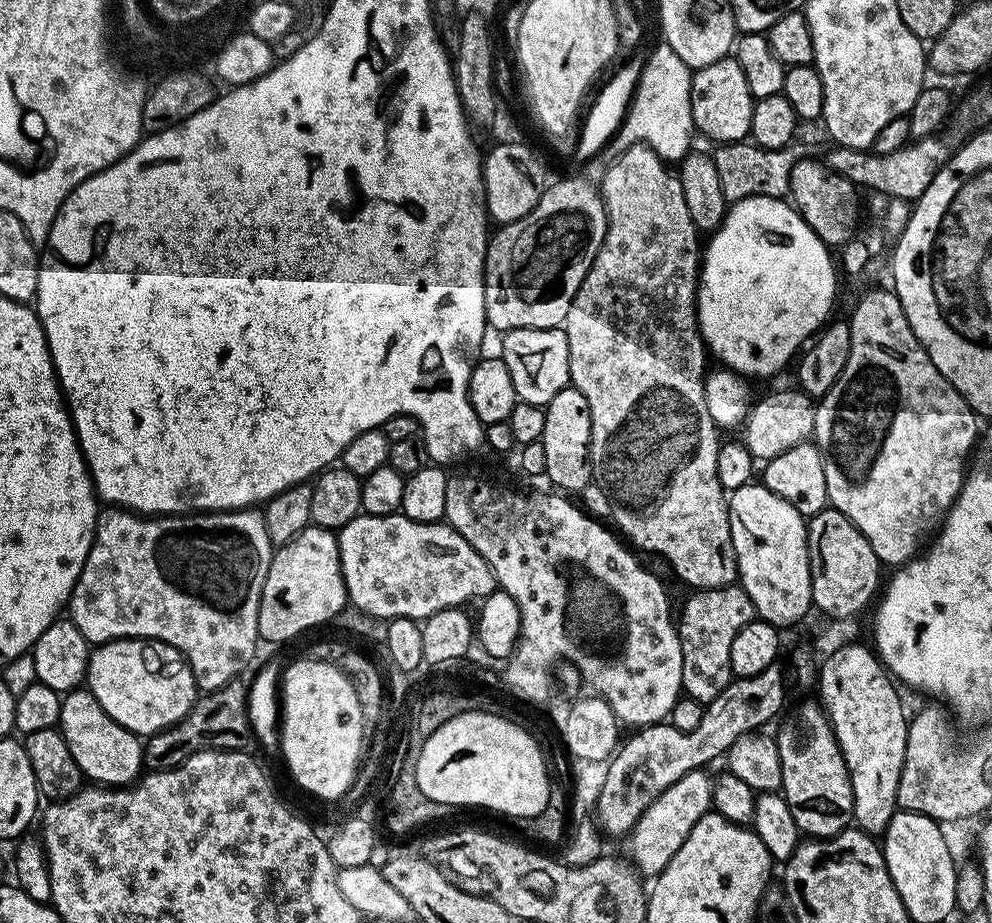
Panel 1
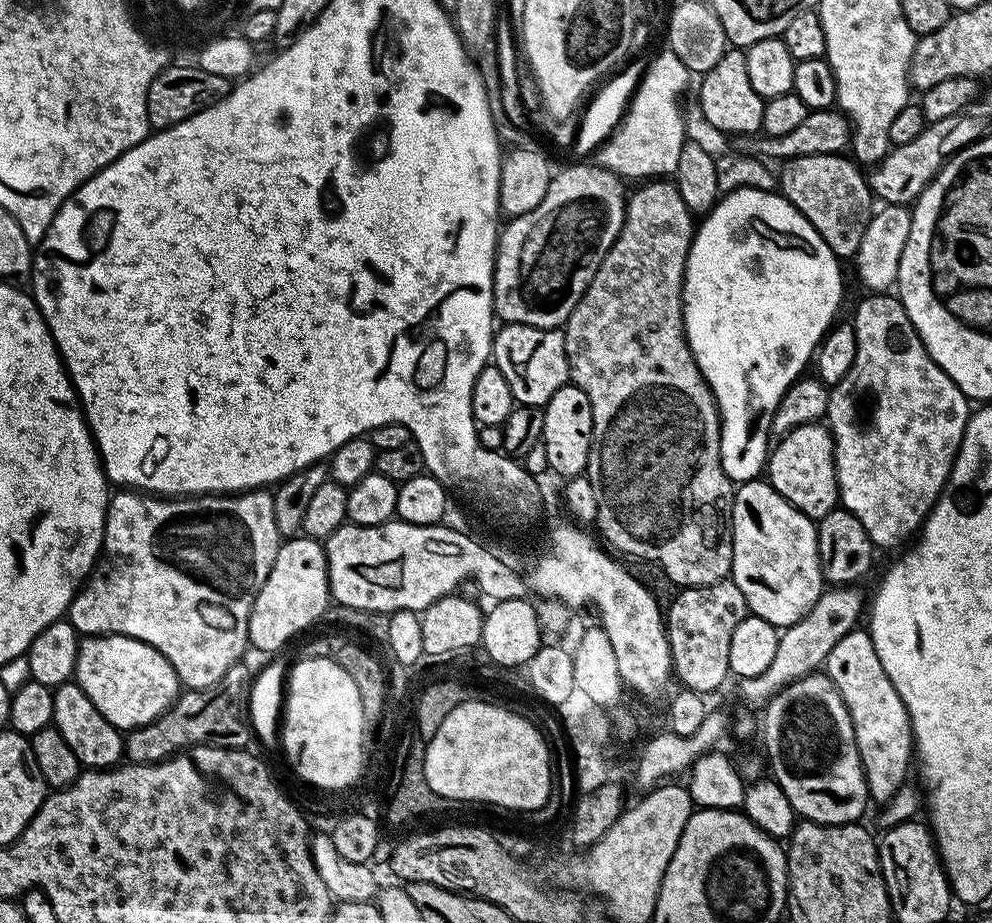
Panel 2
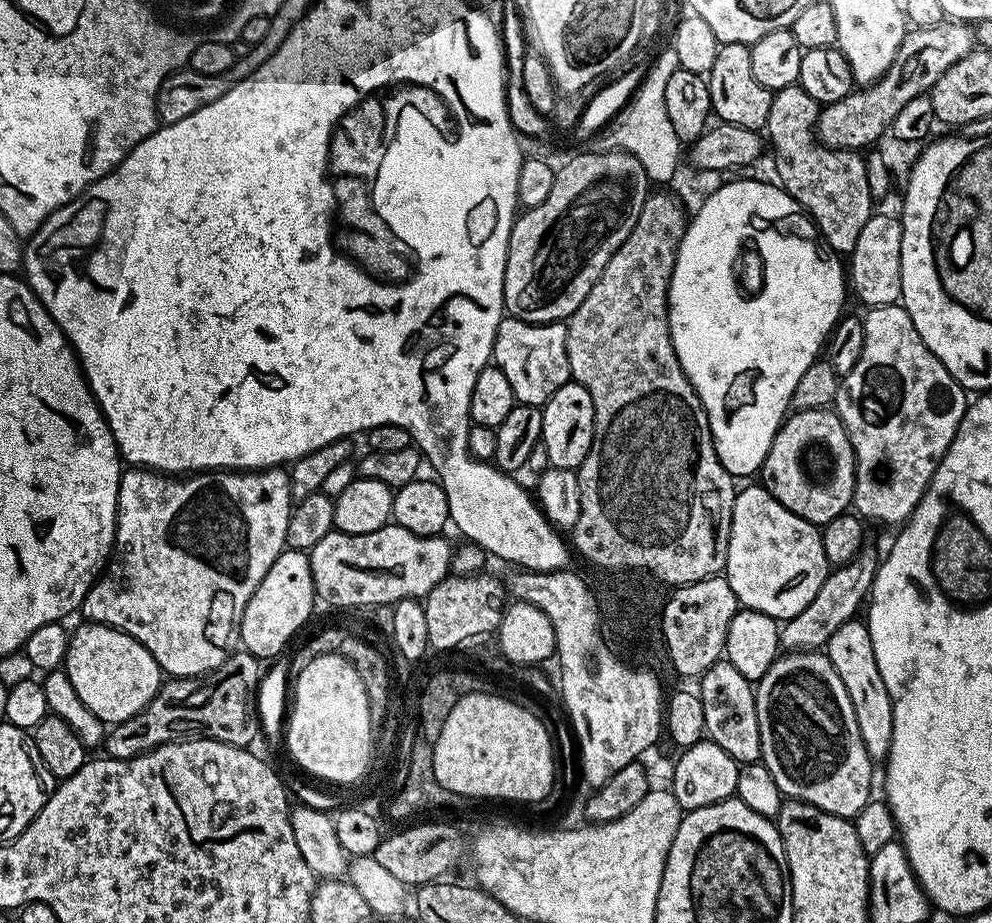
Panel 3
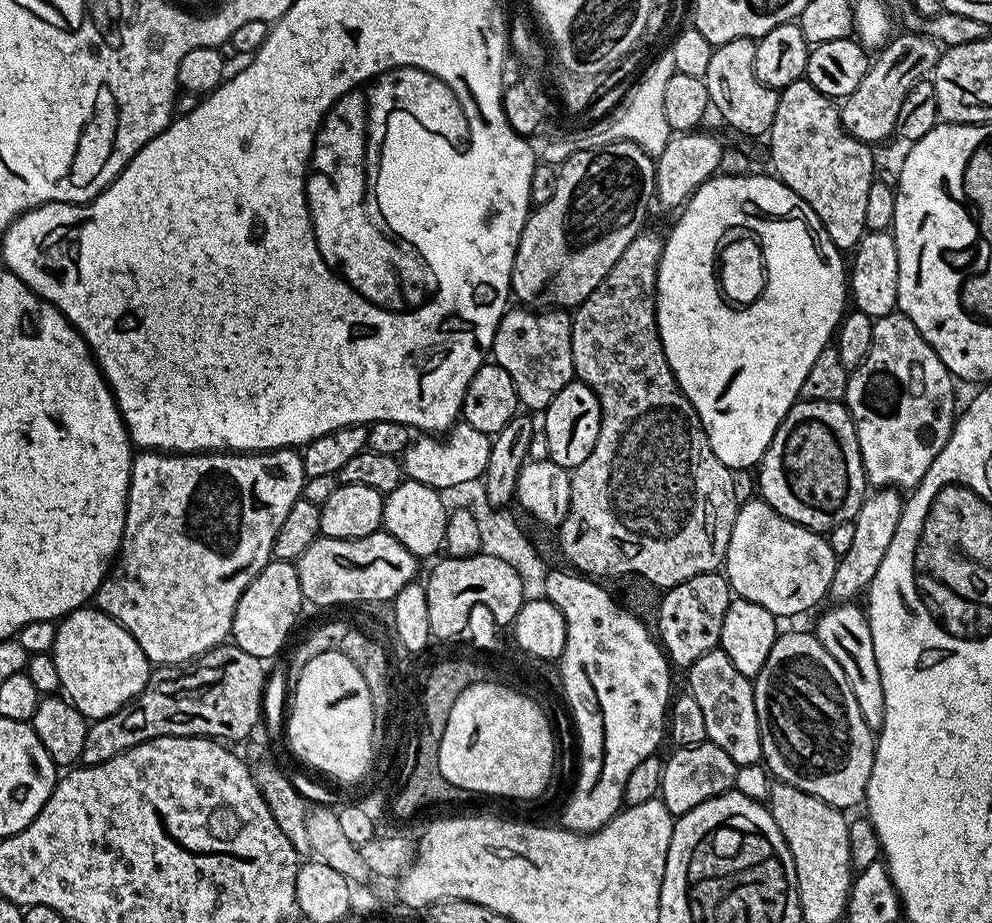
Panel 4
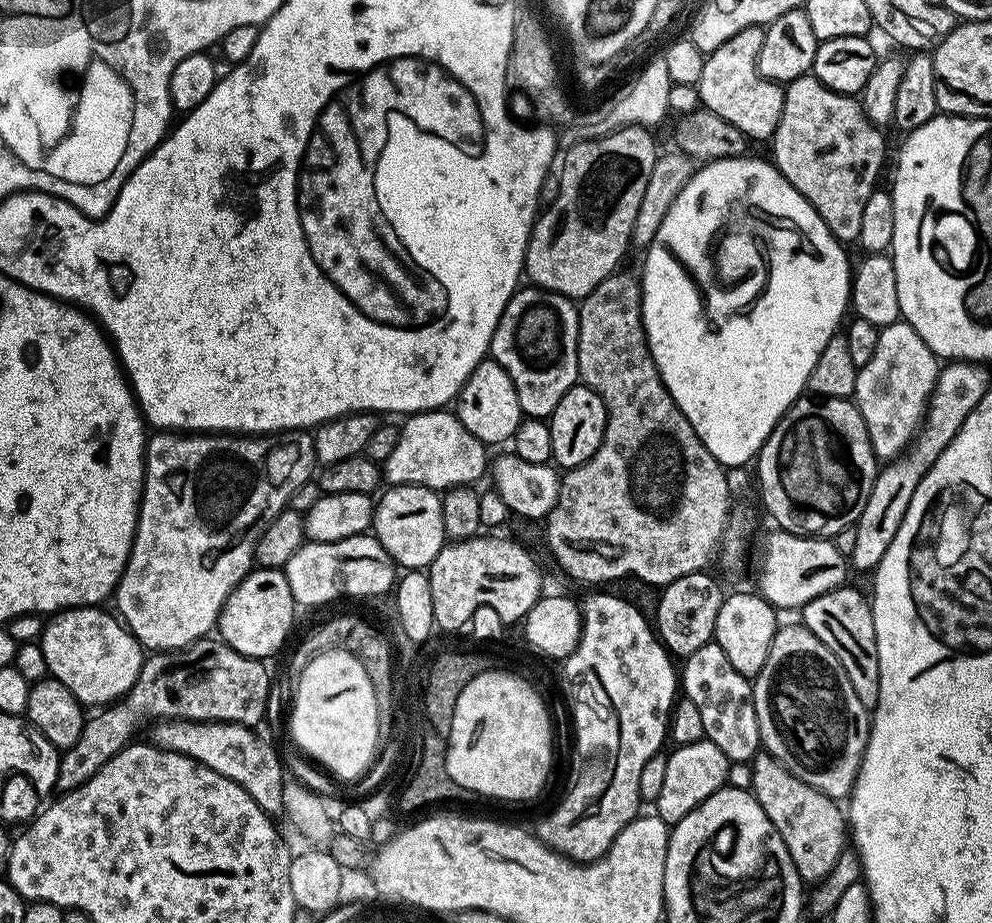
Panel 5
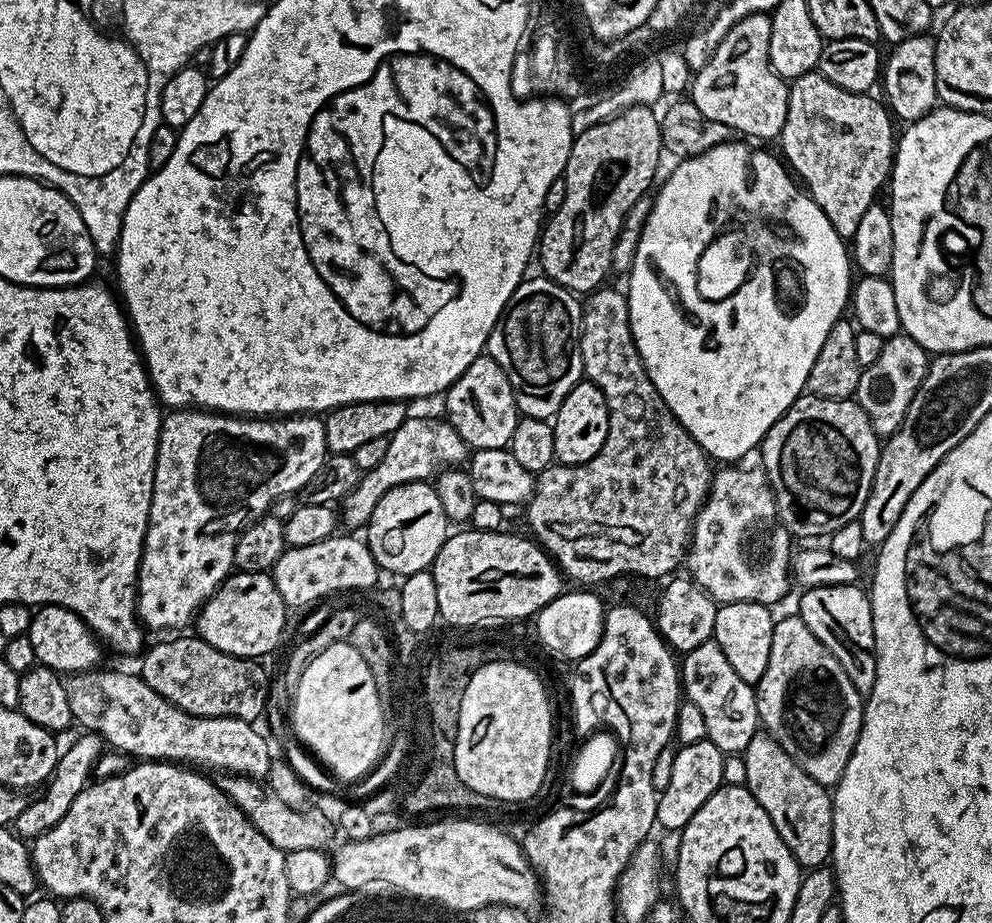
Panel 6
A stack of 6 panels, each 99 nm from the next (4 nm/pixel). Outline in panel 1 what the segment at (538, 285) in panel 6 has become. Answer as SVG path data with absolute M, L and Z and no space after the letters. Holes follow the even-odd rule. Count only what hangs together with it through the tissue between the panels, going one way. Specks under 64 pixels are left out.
M563 327L515 328L513 332L503 333L502 340L502 359L506 370L510 370L516 395L523 403L547 406L554 394L569 387L568 343Z

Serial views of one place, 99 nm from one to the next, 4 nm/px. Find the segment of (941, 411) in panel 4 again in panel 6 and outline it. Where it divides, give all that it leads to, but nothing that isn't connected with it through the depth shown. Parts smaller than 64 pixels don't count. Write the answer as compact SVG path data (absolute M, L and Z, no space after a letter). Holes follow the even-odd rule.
M897 334L885 339L882 355L861 371L854 399L870 418L877 436L887 438L896 433L902 418L906 418L906 410L918 386L922 386L922 378L926 378L929 363L929 353L924 351L923 346L914 342L914 338Z

